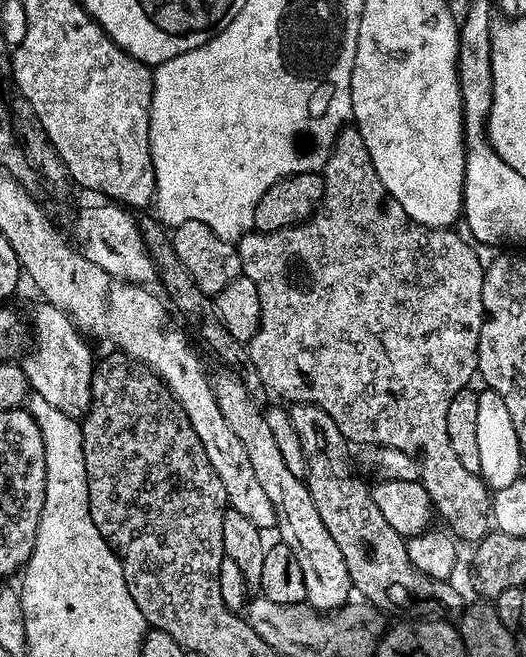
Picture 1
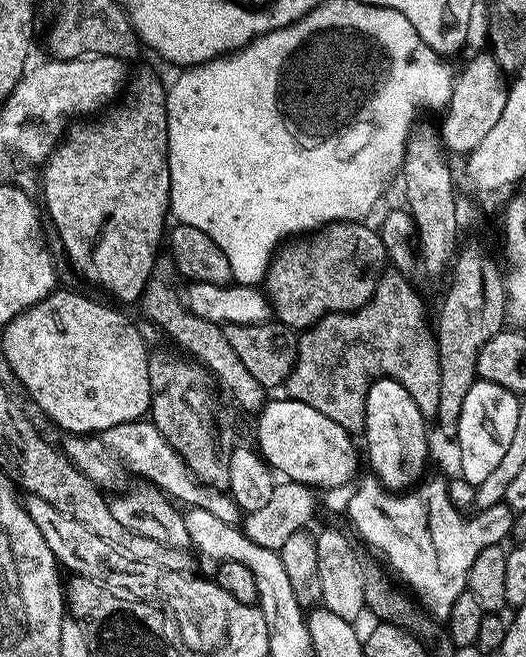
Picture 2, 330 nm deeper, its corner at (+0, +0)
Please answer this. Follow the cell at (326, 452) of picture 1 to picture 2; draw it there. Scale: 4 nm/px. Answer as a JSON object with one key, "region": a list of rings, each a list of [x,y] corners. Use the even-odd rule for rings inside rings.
{"region":[[[157,255],[152,277],[146,282],[144,292],[140,295],[138,301],[138,307],[164,330],[165,334],[177,344],[173,345],[181,353],[187,354],[197,363],[203,365],[215,377],[219,385],[222,388],[224,386],[225,389],[223,388],[223,391],[227,393],[230,400],[230,395],[232,395],[233,401],[231,400],[231,403],[237,409],[240,407],[244,412],[258,414],[266,403],[266,389],[262,386],[262,382],[257,382],[248,373],[246,366],[238,359],[237,352],[231,348],[230,342],[226,339],[226,334],[221,325],[210,322],[206,318],[198,318],[198,314],[194,314],[188,310],[185,297],[181,293],[179,296],[176,293],[175,286],[172,285],[172,279],[177,279],[177,276],[176,263],[173,262],[171,255]]]}

